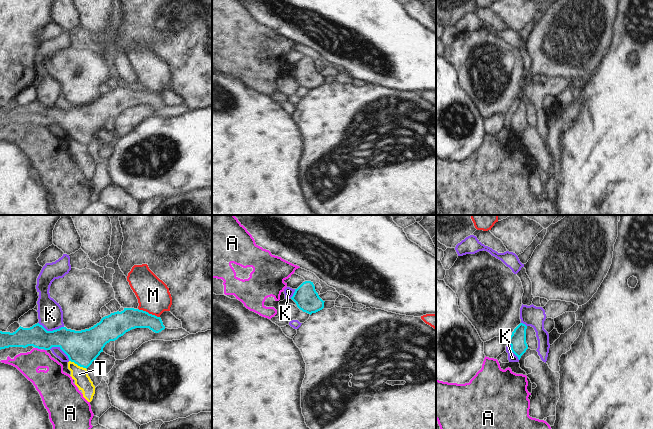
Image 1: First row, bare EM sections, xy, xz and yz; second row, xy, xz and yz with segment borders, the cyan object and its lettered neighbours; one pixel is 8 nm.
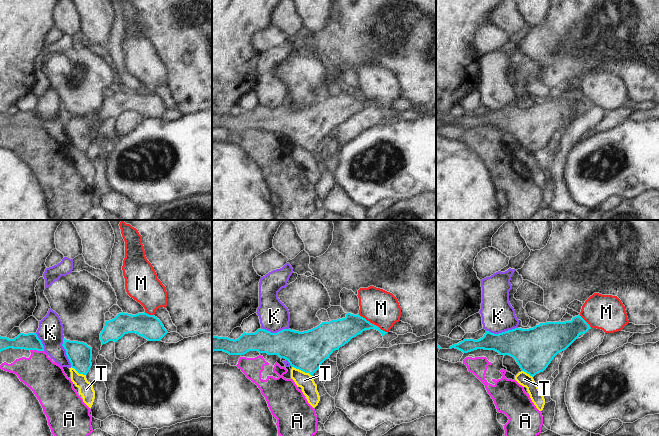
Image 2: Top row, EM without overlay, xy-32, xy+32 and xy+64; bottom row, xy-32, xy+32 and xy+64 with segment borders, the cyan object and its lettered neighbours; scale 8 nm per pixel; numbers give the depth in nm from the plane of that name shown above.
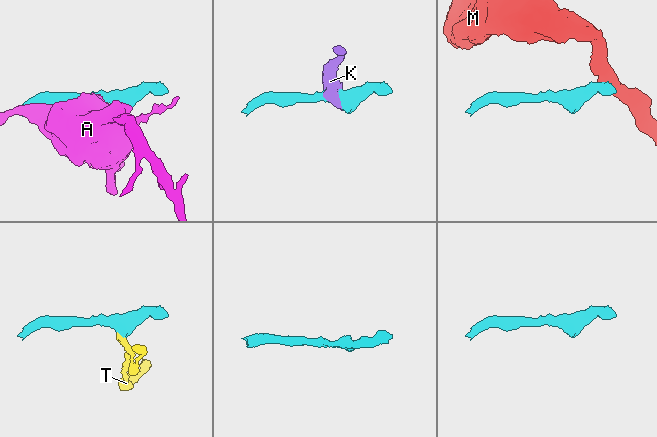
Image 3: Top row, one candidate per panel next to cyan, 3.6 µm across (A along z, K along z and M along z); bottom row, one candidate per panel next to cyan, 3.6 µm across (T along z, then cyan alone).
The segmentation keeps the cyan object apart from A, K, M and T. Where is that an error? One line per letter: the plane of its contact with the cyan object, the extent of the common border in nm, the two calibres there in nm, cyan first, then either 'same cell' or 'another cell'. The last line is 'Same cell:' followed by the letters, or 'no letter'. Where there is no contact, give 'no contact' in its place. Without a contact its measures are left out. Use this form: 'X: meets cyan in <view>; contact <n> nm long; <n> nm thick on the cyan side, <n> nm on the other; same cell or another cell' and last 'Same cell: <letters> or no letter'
A: meets cyan in xy; contact 50 nm long; 180 nm thick on the cyan side, 180 nm on the other; another cell
K: meets cyan in xy; contact 220 nm long; 240 nm thick on the cyan side, 200 nm on the other; another cell
M: meets cyan in xy; contact 190 nm long; 180 nm thick on the cyan side, 260 nm on the other; another cell
T: meets cyan in xy; contact 160 nm long; 280 nm thick on the cyan side, 120 nm on the other; another cell
Same cell: no letter

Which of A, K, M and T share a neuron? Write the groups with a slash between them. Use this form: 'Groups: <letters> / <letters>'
Groups: A / K / M / T

